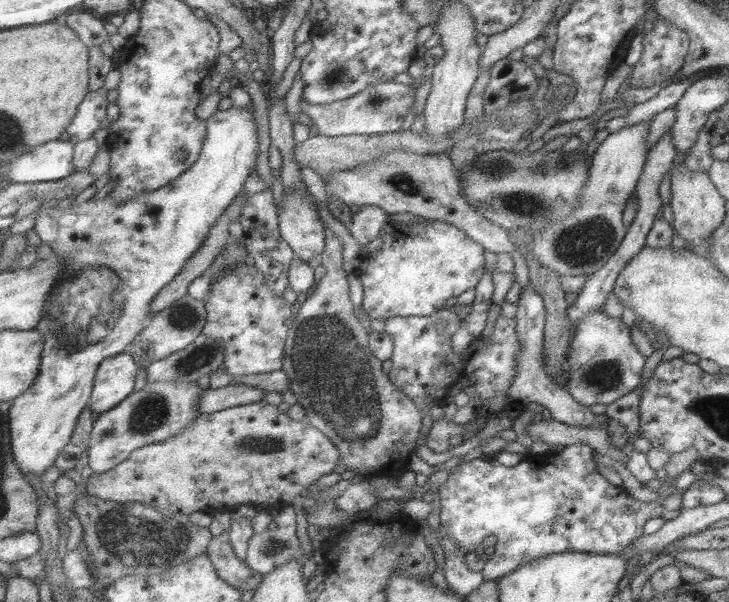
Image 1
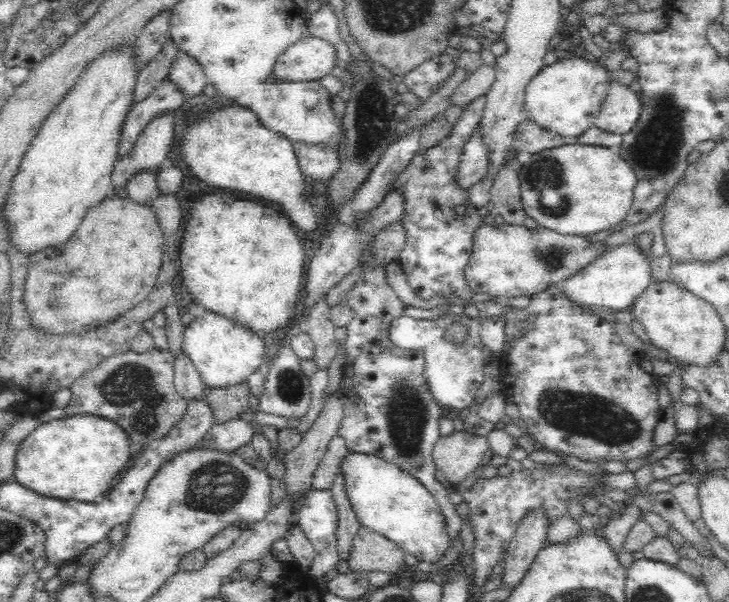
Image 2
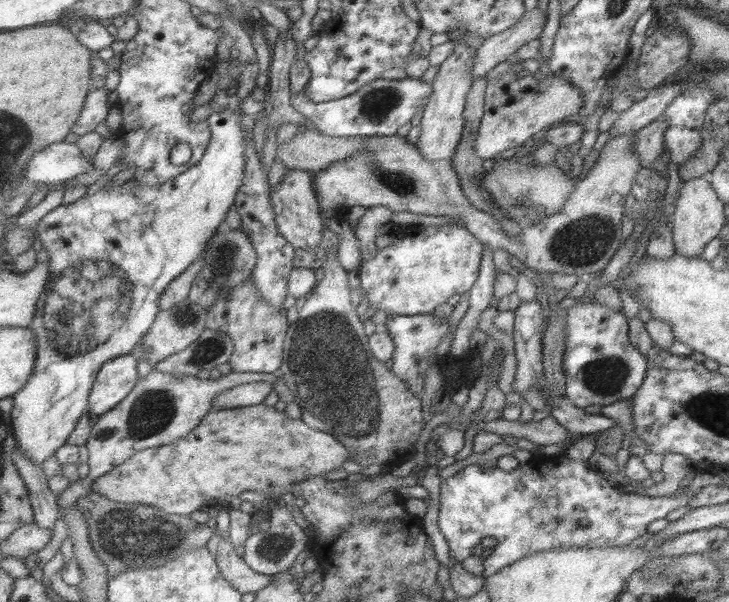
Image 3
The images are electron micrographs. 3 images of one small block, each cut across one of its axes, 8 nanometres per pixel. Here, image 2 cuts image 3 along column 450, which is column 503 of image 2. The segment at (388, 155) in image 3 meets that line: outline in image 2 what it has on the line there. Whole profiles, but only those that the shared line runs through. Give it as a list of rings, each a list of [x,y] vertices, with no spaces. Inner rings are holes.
[[[510,160],[501,166],[491,190],[491,200],[510,226],[522,226],[526,211],[522,207],[519,171],[521,163]]]

